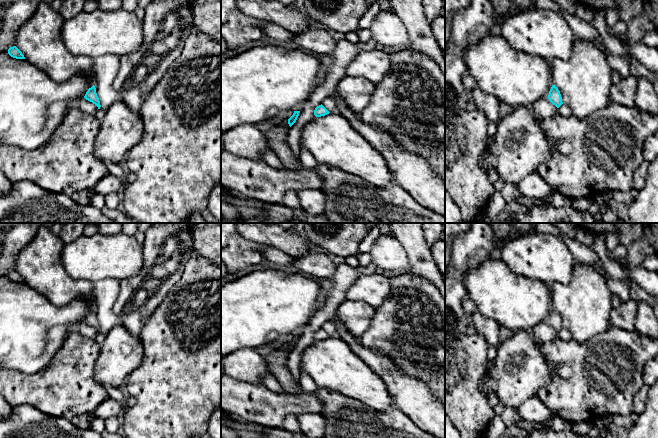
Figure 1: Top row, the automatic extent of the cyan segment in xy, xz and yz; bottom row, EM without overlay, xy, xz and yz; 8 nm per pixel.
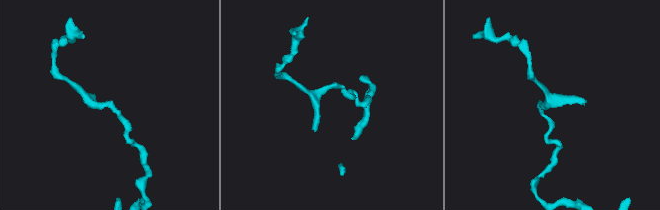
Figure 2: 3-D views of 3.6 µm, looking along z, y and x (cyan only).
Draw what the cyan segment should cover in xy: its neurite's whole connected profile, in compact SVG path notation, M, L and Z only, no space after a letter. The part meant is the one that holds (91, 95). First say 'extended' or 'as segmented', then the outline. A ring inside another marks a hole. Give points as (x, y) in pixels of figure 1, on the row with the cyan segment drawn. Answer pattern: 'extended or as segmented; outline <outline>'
as segmented; outline M94 85L88 89L84 98L86 100L92 102L93 104L95 104L98 107L98 109L100 109L101 105L100 105L100 101L99 101L99 98L97 96L96 88Z

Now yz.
as segmented; outline M552 85L549 91L548 99L557 108L559 108L563 104L560 91L555 85Z

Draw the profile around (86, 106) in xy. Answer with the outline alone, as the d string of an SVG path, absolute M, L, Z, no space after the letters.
M82 98L77 105L83 112L95 116L98 112L98 107L92 102Z

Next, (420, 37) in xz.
M388 0L408 33L407 48L432 58L445 75L445 58L435 40L422 0Z

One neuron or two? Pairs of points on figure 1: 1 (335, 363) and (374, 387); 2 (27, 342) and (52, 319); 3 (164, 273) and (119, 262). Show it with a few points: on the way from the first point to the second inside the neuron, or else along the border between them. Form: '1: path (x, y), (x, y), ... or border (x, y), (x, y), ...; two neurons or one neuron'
1: path (345, 373), (364, 385); one neuron
2: path (33, 336), (46, 324); one neuron
3: border (143, 244), (142, 267), (135, 274), (121, 280); two neurons

